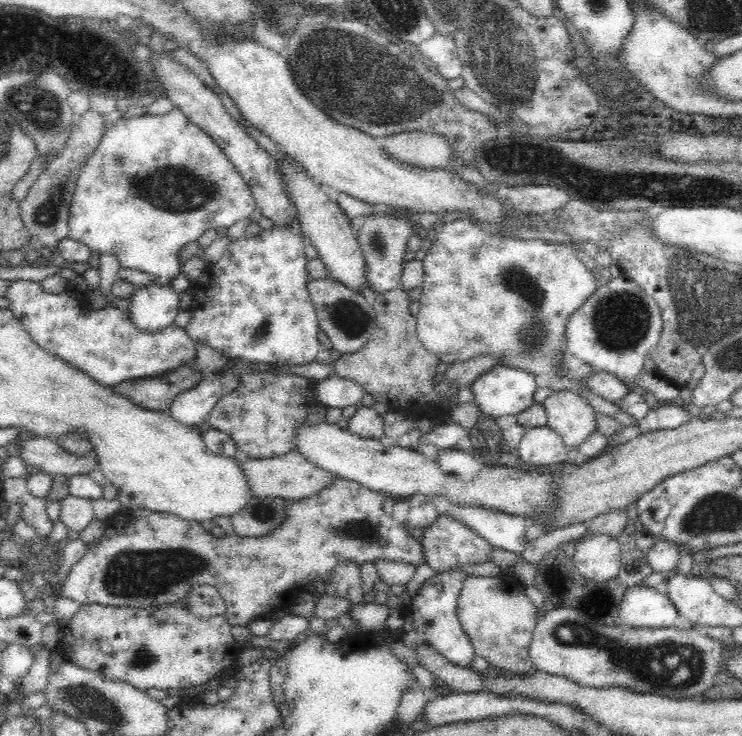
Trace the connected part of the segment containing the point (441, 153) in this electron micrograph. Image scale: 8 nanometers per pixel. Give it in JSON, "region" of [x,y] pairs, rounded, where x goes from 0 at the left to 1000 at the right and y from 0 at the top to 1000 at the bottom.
{"region":[[[542,178],[523,185],[516,200],[531,216],[571,230],[605,228],[612,205],[601,186],[569,178]]]}

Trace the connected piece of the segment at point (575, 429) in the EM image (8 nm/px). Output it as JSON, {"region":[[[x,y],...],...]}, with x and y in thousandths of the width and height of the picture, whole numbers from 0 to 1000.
{"region":[[[751,530],[741,535],[729,550],[736,558],[736,577],[751,587],[765,609],[778,607],[803,580],[803,558],[787,539],[771,530]]]}

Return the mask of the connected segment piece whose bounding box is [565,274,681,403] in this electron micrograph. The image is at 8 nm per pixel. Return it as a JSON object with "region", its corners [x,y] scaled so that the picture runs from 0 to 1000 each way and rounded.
{"region":[[[841,372],[809,386],[798,402],[787,409],[784,418],[779,418],[779,424],[771,425],[761,442],[764,478],[776,486],[782,486],[784,492],[795,495],[801,504],[814,504],[832,511],[840,520],[858,522],[858,524],[864,524],[865,530],[879,533],[888,548],[915,546],[918,527],[914,523],[884,510],[881,503],[873,503],[873,505],[868,503],[867,495],[871,492],[872,480],[885,469],[889,459],[892,448],[891,425],[884,409],[876,401],[871,401],[857,385],[844,379]]]}

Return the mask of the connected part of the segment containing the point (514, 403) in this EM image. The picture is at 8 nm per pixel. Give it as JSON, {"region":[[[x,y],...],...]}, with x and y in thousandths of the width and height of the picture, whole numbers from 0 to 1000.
{"region":[[[670,495],[655,503],[652,508],[647,508],[633,522],[633,529],[636,529],[636,541],[647,557],[648,567],[668,571],[673,565],[695,564],[721,548],[718,538],[722,530],[722,510],[701,500]]]}

